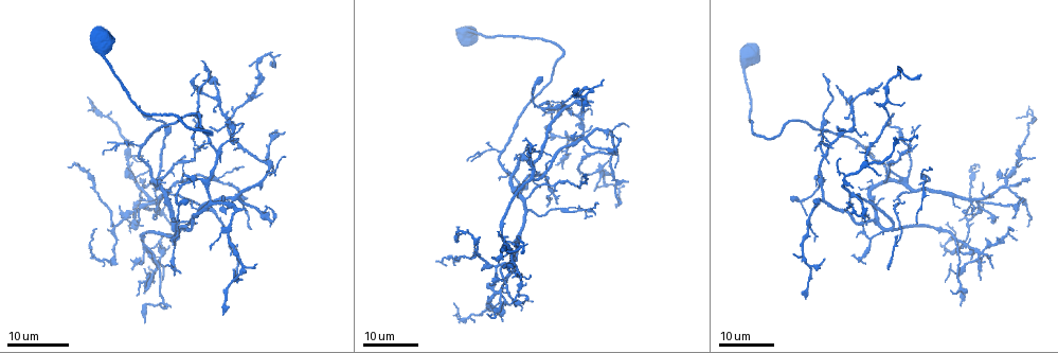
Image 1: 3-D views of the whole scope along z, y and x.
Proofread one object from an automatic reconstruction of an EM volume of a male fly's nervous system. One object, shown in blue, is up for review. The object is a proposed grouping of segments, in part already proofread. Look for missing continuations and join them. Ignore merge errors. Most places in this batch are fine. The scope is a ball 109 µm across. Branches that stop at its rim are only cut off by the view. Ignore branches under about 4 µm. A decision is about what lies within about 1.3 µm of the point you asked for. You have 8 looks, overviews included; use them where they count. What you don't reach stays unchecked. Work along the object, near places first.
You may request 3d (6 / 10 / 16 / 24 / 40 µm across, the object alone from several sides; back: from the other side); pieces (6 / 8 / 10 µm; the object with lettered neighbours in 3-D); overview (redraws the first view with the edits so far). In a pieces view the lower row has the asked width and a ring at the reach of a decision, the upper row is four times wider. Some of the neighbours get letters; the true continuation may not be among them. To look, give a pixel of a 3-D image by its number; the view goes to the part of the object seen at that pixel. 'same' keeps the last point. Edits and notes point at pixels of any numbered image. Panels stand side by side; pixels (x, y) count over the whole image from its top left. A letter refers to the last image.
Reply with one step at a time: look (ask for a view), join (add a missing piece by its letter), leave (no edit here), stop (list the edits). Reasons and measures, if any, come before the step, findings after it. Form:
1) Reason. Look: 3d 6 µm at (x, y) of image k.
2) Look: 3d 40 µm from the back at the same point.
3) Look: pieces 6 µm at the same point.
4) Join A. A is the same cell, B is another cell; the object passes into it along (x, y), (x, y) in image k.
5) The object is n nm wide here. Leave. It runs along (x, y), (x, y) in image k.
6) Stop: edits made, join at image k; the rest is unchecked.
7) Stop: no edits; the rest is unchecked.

Free end. Look: 3d 24 µm at (196, 74) of image 1.

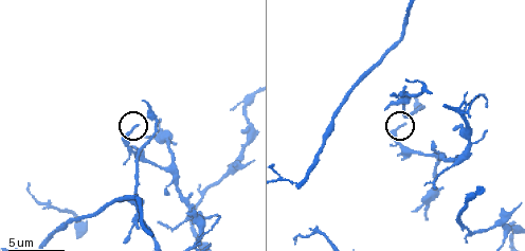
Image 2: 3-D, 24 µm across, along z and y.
Look: pieces 6 µm at (402, 127) of image 2.

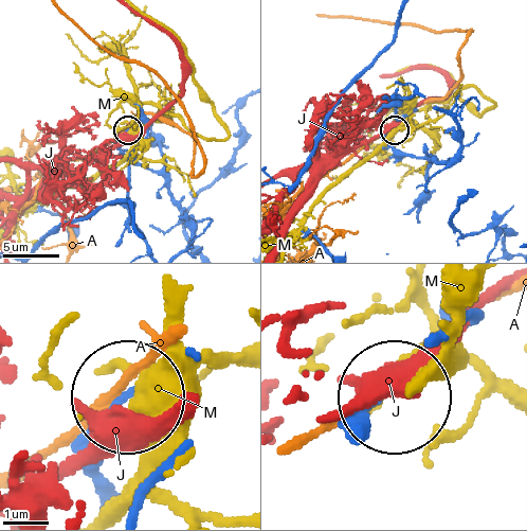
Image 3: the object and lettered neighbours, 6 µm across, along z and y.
The object is 150 nm wide here. Leave. A, J and M are other cells; none of them fits.

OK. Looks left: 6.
Thin end. Look: 3d 6 µm at (424, 220) of image 2.

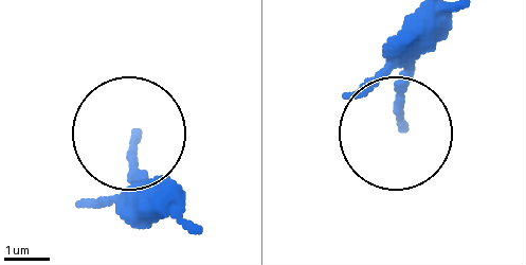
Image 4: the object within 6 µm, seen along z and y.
Look: pieces 8 µm at (136, 137) of image 4.

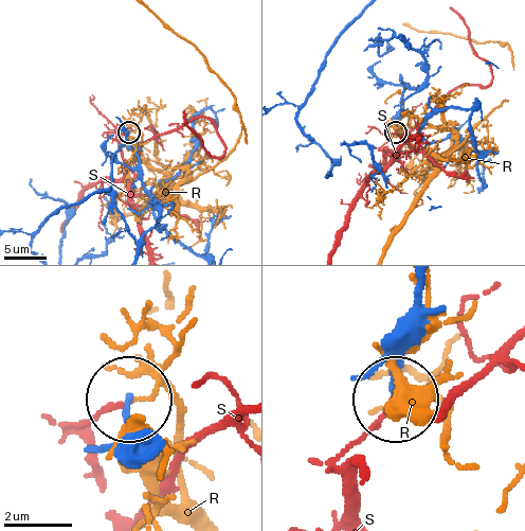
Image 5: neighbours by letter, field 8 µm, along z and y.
Leave. R and S are other cells; it runs along (145, 455), (125, 404) in image 5; no lettered piece goes on from it.

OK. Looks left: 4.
Free end. Look: 3d 24 µm at (594, 100) of image 1.

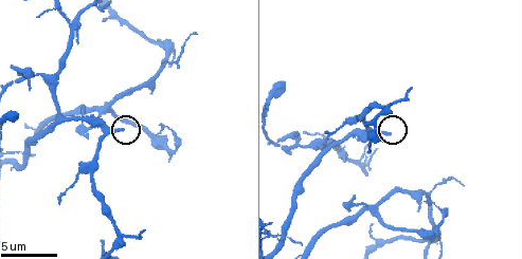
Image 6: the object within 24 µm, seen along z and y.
Look: pieces 10 µm at (122, 128) of image 6.

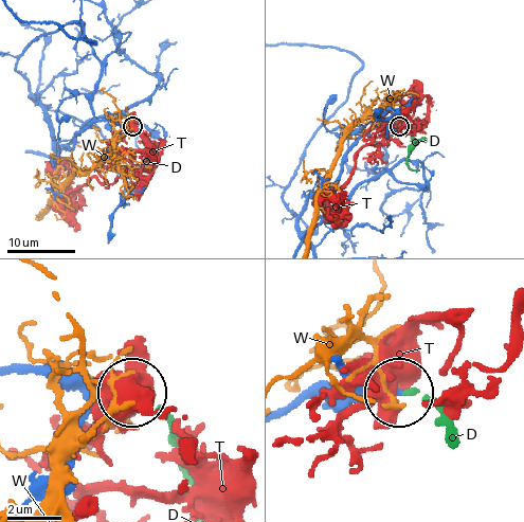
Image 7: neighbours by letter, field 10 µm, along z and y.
Join D. D is the same cell, T and W are other cells; it goes on there.

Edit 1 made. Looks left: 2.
Branch stops here. Look: 3d 16 µm at (1028, 176) of image 1.

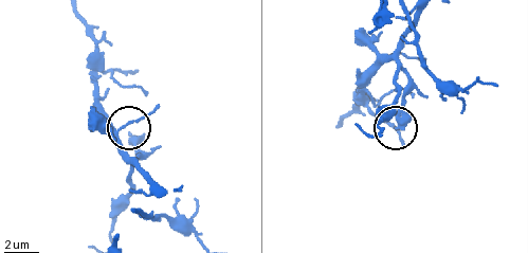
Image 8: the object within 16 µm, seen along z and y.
Look: pieces 10 µm at (397, 126) of image 8.

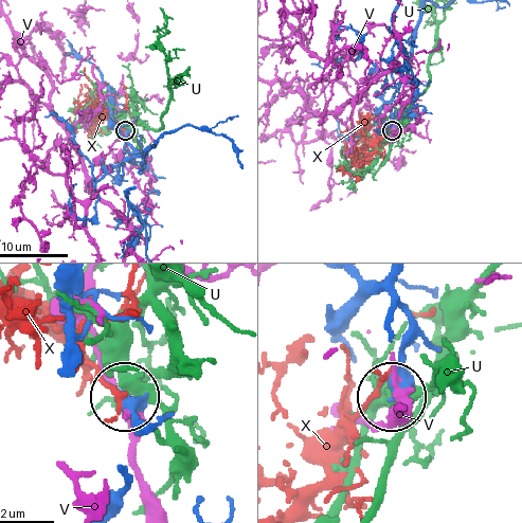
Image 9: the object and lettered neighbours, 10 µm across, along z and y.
Leave. U, V and X are other cells; it runs along (393, 285), (411, 340), (393, 392) in image 9; none of them fits.

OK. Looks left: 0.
Stop: edits made, join at image 7; the rest is unchecked.

